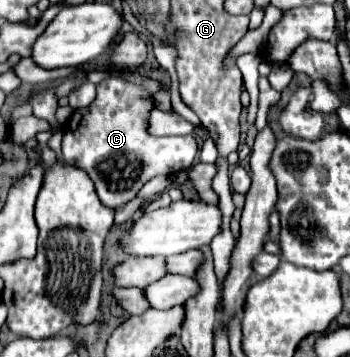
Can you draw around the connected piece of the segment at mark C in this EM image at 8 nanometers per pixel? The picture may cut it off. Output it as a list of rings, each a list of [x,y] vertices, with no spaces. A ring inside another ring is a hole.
[[[109,78],[97,86],[97,98],[83,112],[75,112],[65,126],[63,156],[67,162],[81,166],[89,174],[89,178],[93,180],[95,190],[99,194],[99,200],[105,206],[111,206],[111,208],[123,206],[125,202],[133,200],[135,194],[139,192],[139,188],[147,180],[151,180],[153,176],[157,176],[157,174],[171,176],[171,174],[177,174],[181,170],[189,170],[197,158],[197,142],[193,136],[155,138],[155,136],[149,136],[145,132],[145,128],[147,128],[145,120],[147,120],[147,114],[151,110],[151,104],[145,100],[147,96],[149,94],[135,84],[129,84],[121,78]]]

